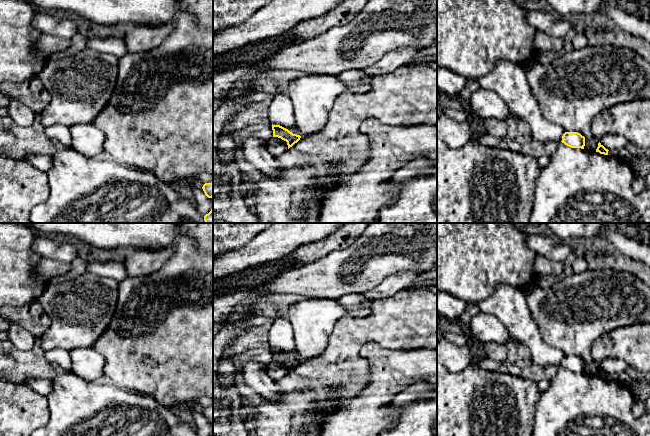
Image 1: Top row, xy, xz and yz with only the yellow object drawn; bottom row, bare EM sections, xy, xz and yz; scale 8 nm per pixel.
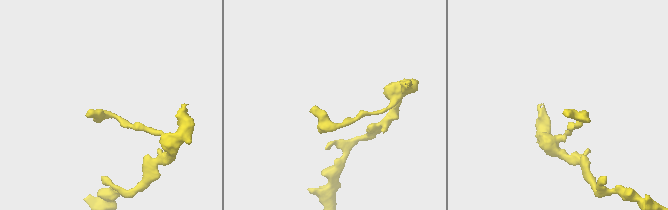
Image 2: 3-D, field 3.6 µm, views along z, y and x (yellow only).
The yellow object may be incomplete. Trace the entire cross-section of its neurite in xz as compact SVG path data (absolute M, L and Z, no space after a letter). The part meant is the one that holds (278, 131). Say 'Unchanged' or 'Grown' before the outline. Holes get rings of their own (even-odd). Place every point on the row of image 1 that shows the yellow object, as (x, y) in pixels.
Unchanged. M272 124L272 130L273 130L273 137L278 137L286 141L288 145L288 149L292 147L295 143L297 143L301 138L300 135L293 134L288 129L280 125Z

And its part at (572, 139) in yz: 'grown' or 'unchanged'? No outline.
unchanged

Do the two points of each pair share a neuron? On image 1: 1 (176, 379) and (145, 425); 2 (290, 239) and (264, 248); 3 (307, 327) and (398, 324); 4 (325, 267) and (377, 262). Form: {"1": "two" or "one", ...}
{"1": "two", "2": "one", "3": "two", "4": "one"}

